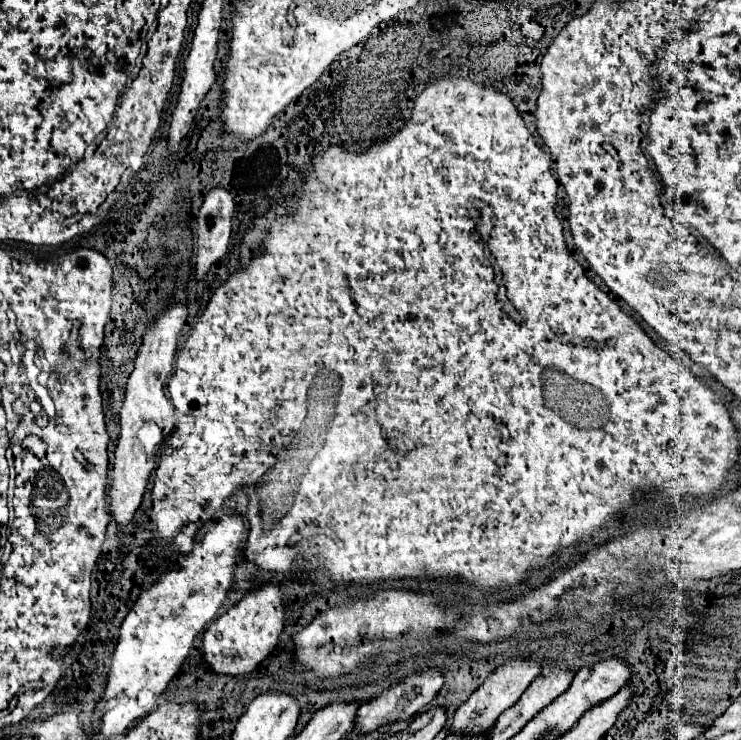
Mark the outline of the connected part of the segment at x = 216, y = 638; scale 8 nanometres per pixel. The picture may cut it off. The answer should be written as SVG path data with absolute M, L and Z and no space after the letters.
M266 584L258 590L248 592L240 604L230 612L220 616L208 626L202 636L202 660L208 670L226 676L238 676L252 672L260 662L264 662L278 644L278 636L284 626L284 600L282 588L276 584Z

